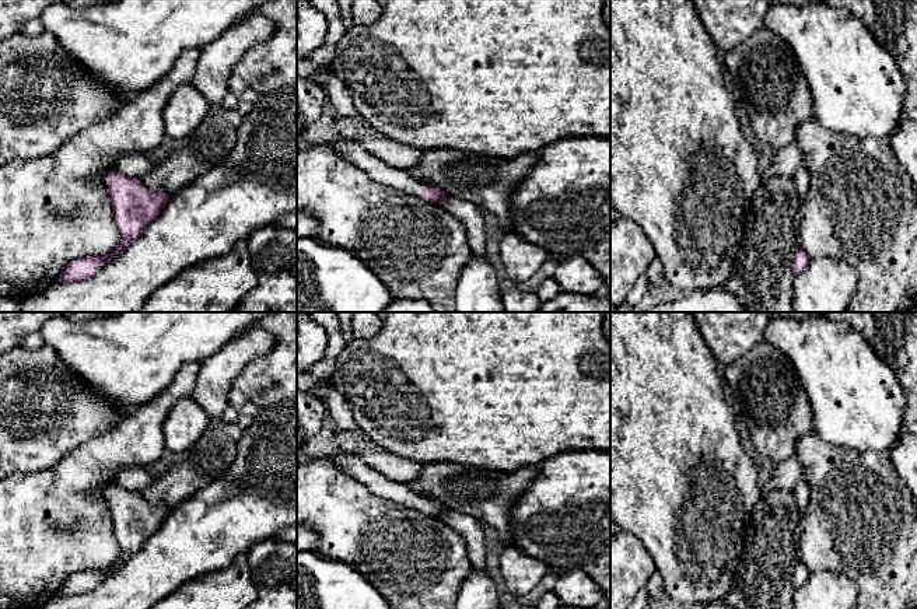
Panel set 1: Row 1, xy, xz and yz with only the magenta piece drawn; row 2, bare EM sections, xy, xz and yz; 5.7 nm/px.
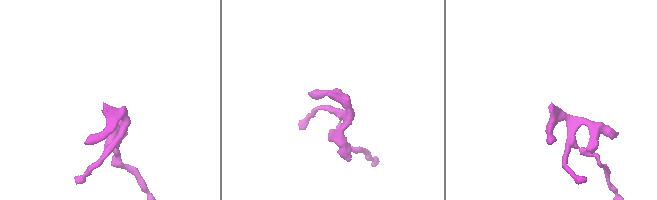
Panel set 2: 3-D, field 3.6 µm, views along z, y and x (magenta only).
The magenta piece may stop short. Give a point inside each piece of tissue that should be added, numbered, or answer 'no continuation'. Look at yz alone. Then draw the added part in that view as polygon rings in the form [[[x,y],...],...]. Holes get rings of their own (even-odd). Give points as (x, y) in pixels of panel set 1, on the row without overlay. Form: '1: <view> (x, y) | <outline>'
1: yz (801, 492) | [[[804,479],[799,480],[795,484],[795,487],[792,490],[792,494],[794,494],[794,500],[795,500],[797,505],[798,505],[798,508],[801,511],[804,511],[804,507],[808,504],[809,494],[811,494],[808,483]]]

